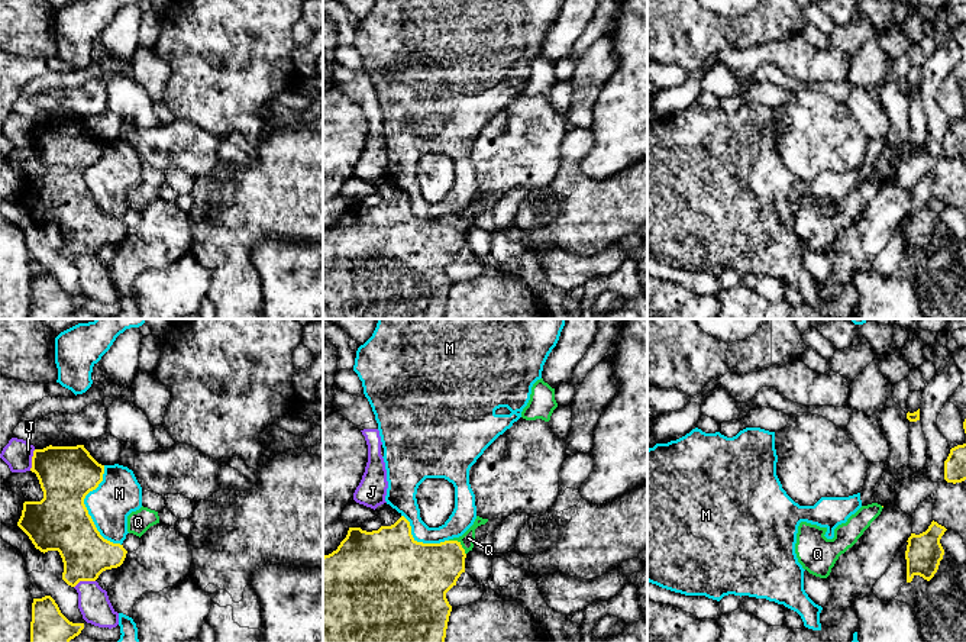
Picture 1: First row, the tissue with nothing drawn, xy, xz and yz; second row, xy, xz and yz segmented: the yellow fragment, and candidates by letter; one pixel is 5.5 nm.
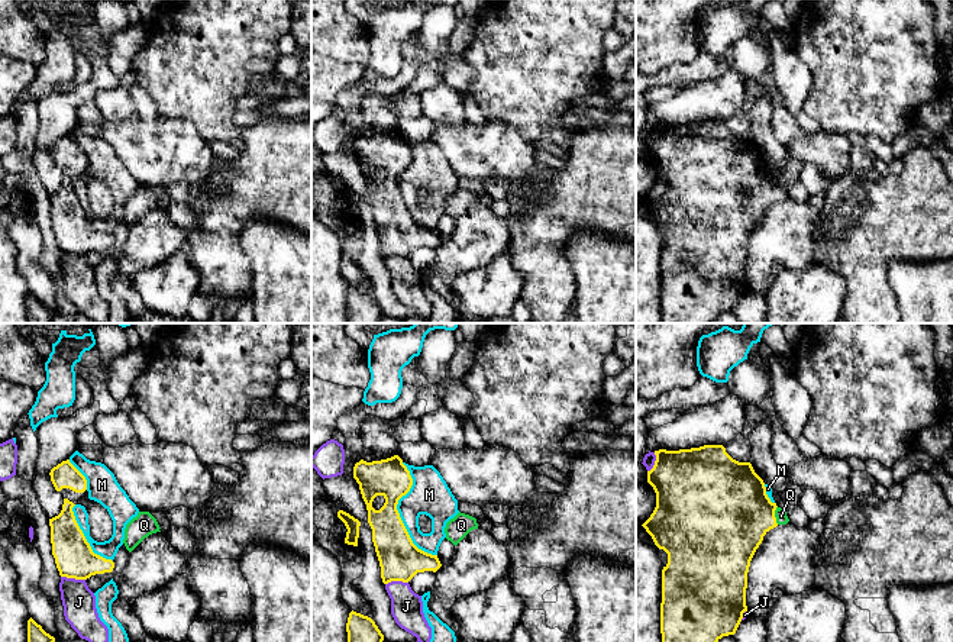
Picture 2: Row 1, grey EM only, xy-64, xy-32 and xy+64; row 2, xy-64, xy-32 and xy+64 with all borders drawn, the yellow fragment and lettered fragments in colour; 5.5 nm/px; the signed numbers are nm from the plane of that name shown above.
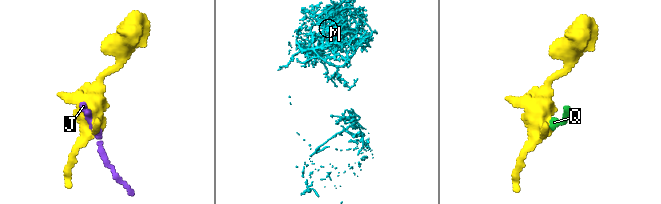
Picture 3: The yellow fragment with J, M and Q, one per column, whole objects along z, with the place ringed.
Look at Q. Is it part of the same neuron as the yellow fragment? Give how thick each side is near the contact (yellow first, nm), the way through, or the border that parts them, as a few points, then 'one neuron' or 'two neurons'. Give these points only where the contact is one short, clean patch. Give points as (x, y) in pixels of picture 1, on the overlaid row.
calibres 320 and 80 nm; way xz (425, 573), (436, 567), (459, 544), (468, 538); one neuron

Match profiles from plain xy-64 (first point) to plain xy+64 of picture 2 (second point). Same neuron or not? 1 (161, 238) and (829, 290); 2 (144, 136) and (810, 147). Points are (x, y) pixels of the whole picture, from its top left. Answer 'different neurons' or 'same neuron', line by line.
1: different neurons
2: same neuron

